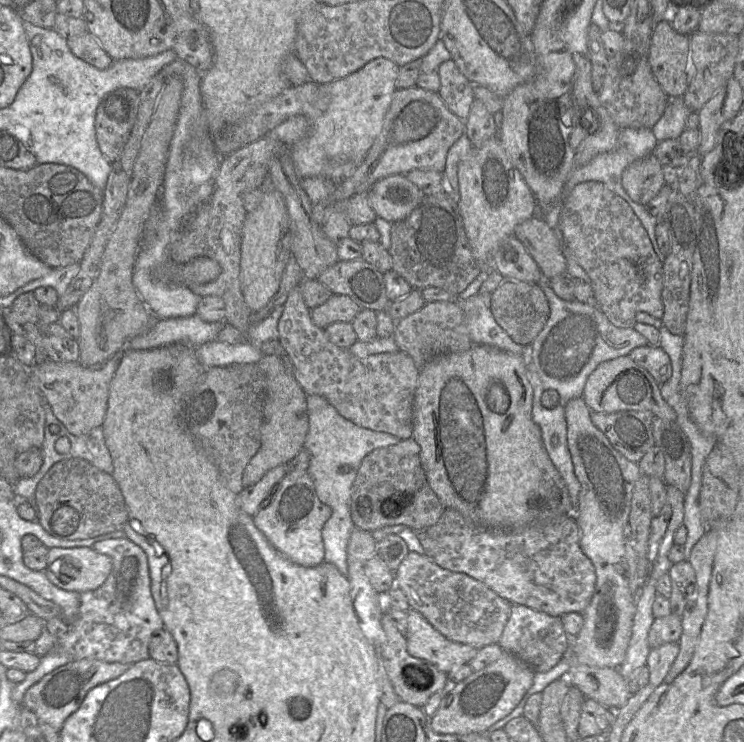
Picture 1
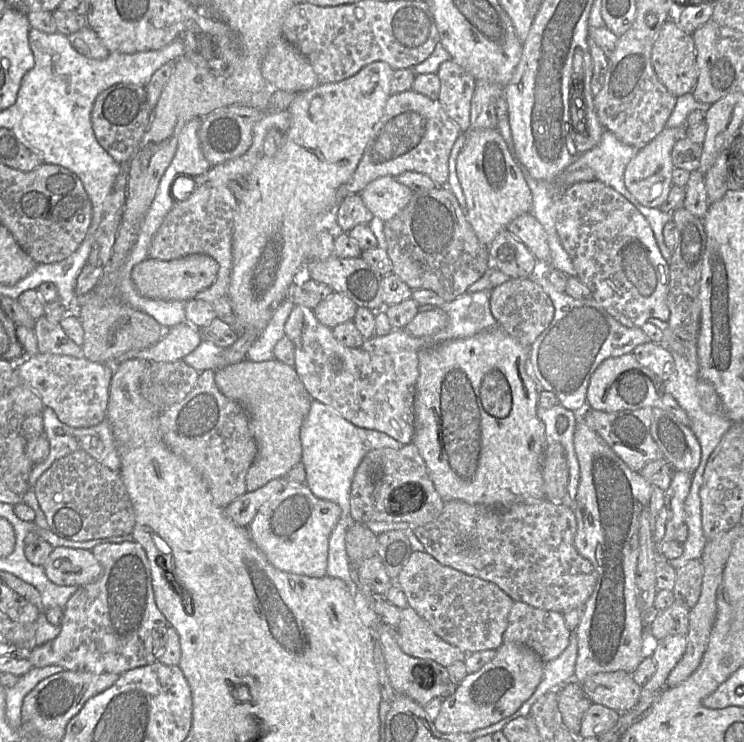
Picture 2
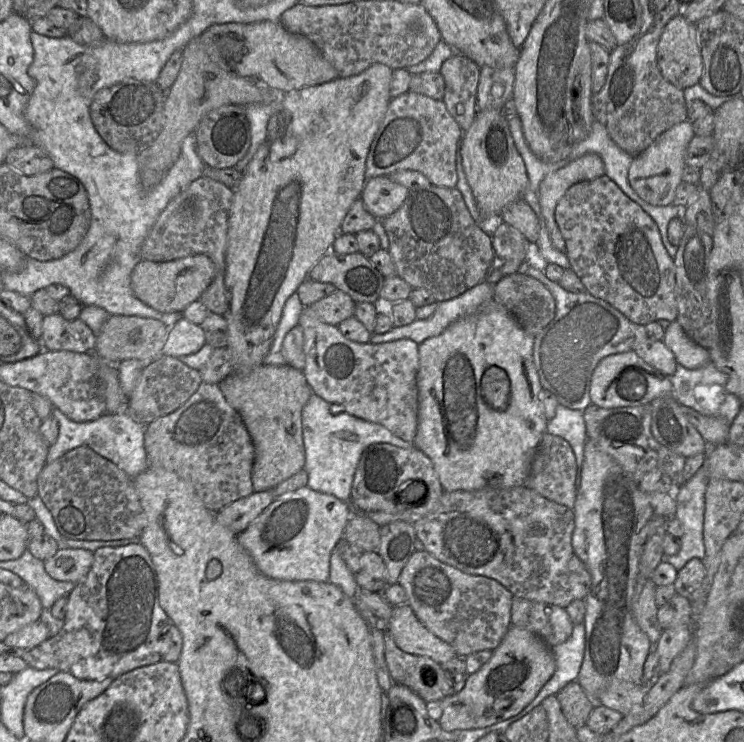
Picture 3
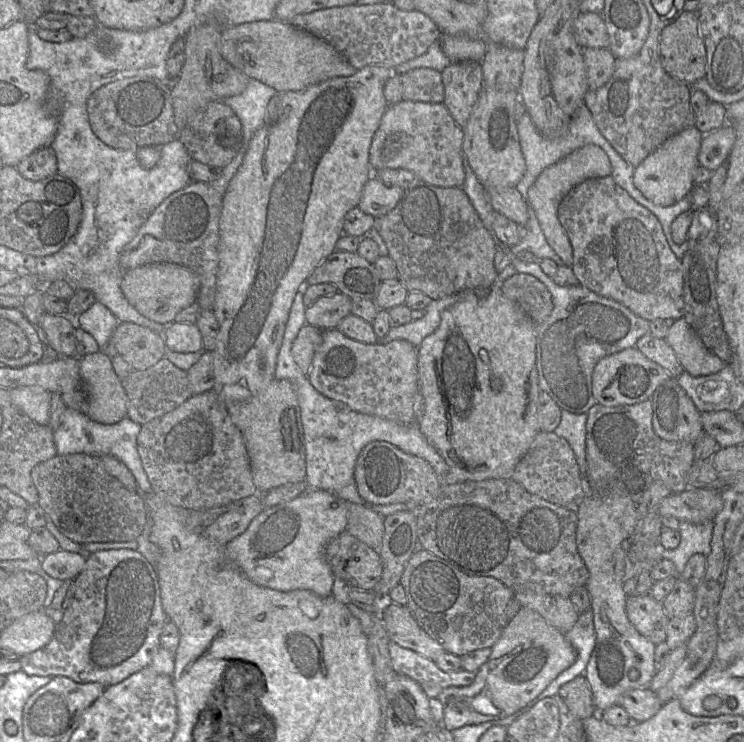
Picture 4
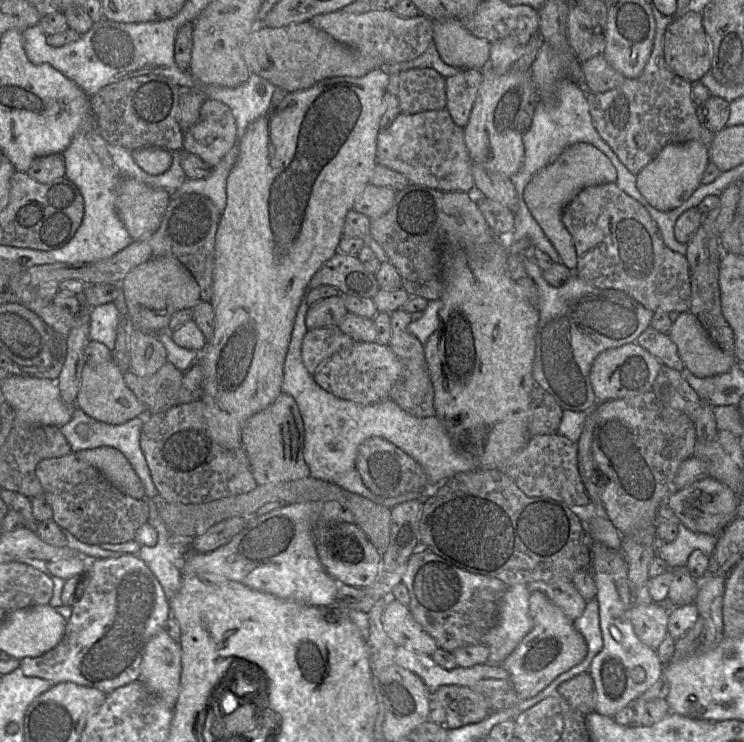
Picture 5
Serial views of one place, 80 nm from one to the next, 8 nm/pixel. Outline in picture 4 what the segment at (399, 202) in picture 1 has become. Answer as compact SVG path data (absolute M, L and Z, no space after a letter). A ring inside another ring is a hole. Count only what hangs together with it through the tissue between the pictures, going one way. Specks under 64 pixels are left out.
M372 176L365 184L357 206L365 214L378 218L395 208L403 191L400 187L387 186Z

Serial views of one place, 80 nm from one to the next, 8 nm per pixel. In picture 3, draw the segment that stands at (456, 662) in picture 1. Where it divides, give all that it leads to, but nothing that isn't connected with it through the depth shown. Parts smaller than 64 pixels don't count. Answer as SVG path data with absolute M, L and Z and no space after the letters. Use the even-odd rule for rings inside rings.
M408 604L393 606L385 628L397 647L406 653L429 657L439 664L457 656L448 643L431 633L419 621Z

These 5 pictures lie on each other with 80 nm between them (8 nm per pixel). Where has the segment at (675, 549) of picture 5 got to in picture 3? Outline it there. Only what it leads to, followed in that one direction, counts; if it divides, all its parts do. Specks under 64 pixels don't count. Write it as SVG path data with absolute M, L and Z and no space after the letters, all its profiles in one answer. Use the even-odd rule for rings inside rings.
M704 464L685 484L677 487L673 494L677 501L675 518L683 527L680 550L675 555L663 555L663 561L670 563L677 571L692 558L703 561L706 551L703 541L705 490L708 478Z

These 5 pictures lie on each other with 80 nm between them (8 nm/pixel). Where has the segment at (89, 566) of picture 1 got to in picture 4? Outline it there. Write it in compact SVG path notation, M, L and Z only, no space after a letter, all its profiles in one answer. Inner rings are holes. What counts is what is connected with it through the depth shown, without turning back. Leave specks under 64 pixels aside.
M58 550L42 557L42 569L52 578L71 581L84 569L87 555Z

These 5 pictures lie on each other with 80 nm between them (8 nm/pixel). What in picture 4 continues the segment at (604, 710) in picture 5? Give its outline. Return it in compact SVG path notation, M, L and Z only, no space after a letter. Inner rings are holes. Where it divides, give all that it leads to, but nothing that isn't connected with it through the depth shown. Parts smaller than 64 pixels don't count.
M588 492L581 501L576 514L576 545L588 570L586 587L591 599L590 607L593 612L596 634L595 646L587 663L584 676L589 682L596 710L603 711L613 705L619 705L618 701L624 692L631 689L648 688L656 673L654 666L655 645L634 628L626 614L626 601L629 595L625 590L625 584L628 580L635 580L640 570L640 566L634 565L629 557L632 538L639 523L639 513L636 504L627 495L599 497ZM633 668L640 672L637 680L629 678L629 671Z

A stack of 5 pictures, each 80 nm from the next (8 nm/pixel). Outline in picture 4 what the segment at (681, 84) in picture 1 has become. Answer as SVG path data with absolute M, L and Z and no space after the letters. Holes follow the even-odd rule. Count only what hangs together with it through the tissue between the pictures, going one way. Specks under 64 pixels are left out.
M685 9L676 20L663 29L660 37L659 56L662 67L670 76L687 85L705 77L706 73L706 48L698 22L697 11Z

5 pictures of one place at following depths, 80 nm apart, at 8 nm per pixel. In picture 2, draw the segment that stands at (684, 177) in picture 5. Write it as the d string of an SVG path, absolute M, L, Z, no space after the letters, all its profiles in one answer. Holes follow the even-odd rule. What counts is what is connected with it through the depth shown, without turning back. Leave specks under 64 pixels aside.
M687 126L677 128L665 127L652 141L638 151L624 171L624 182L636 200L646 207L659 208L668 197L675 168L671 152L675 143L685 138Z

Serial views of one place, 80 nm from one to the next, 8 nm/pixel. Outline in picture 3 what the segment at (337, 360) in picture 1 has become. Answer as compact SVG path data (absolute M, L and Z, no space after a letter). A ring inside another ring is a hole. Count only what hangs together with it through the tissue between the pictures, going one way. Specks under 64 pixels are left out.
M305 308L297 326L302 328L304 336L305 367L302 373L312 392L332 405L341 406L348 414L368 422L381 424L395 436L414 443L418 423L418 344L410 339L382 344L357 343L345 338L337 326L323 323Z

